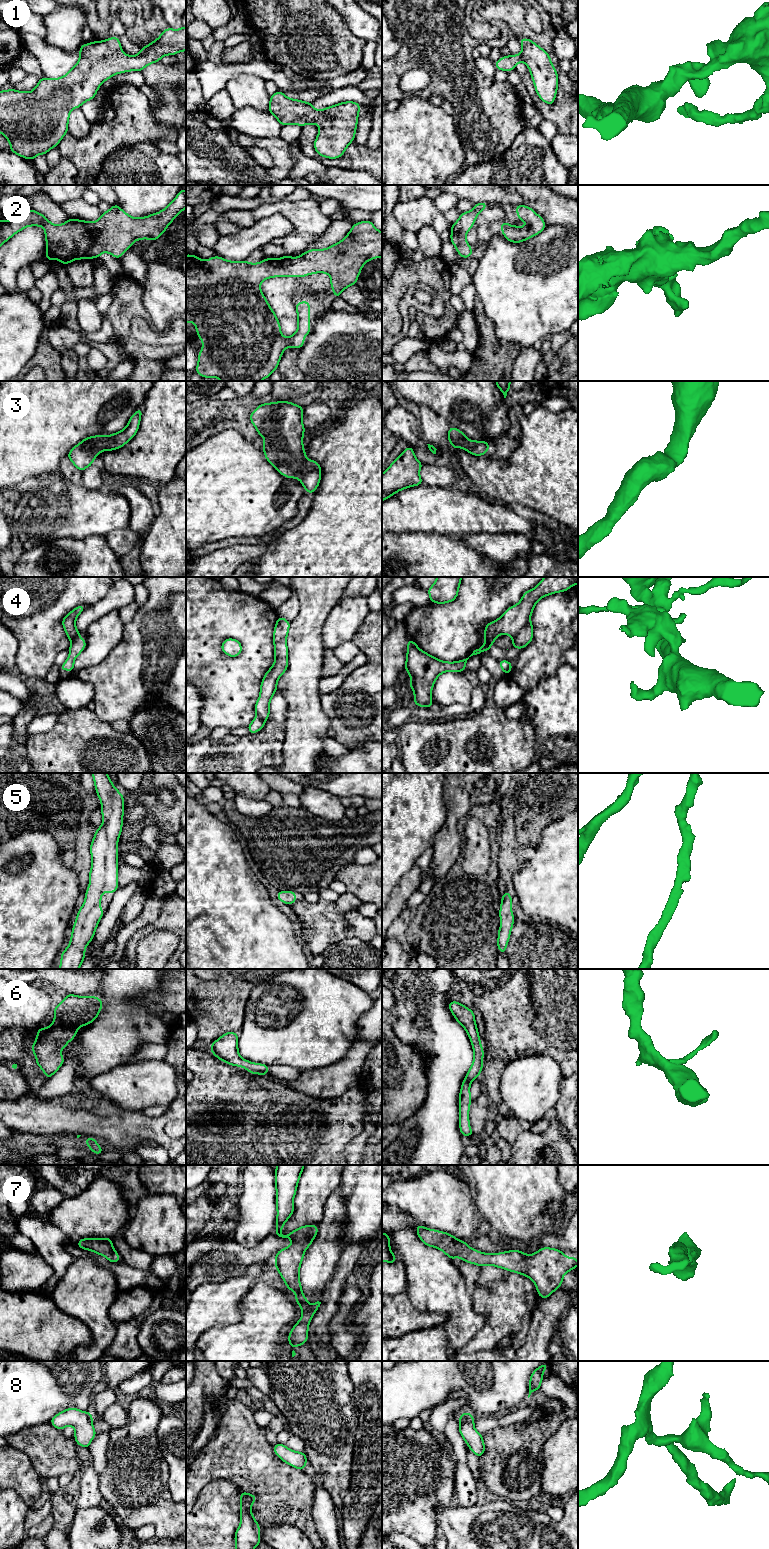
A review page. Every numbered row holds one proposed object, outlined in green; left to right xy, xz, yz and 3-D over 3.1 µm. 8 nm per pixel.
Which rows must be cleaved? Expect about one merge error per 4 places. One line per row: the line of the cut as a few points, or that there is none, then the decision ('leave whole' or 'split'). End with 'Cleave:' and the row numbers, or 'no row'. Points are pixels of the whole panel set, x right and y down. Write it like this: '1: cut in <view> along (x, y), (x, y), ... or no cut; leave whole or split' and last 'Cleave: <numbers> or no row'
1: no cut; leave whole
2: no cut; leave whole
3: no cut; leave whole
4: no cut; leave whole
5: no cut; leave whole
6: no cut; leave whole
7: no cut; leave whole
8: no cut; leave whole
Cleave: no row

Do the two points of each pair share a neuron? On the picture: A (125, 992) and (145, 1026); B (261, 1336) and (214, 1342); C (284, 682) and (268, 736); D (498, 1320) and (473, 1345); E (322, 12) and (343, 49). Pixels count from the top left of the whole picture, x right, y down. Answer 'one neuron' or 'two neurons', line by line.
A: one neuron
B: one neuron
C: two neurons
D: one neuron
E: one neuron

